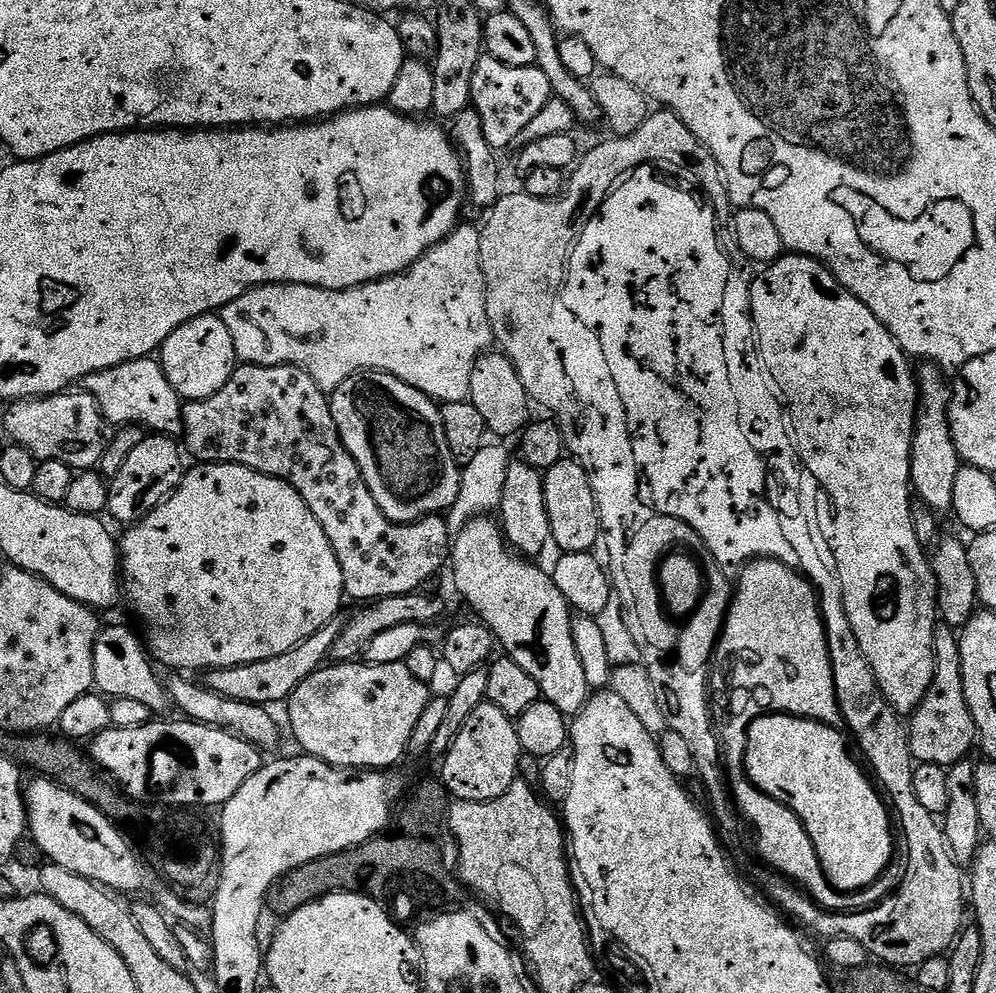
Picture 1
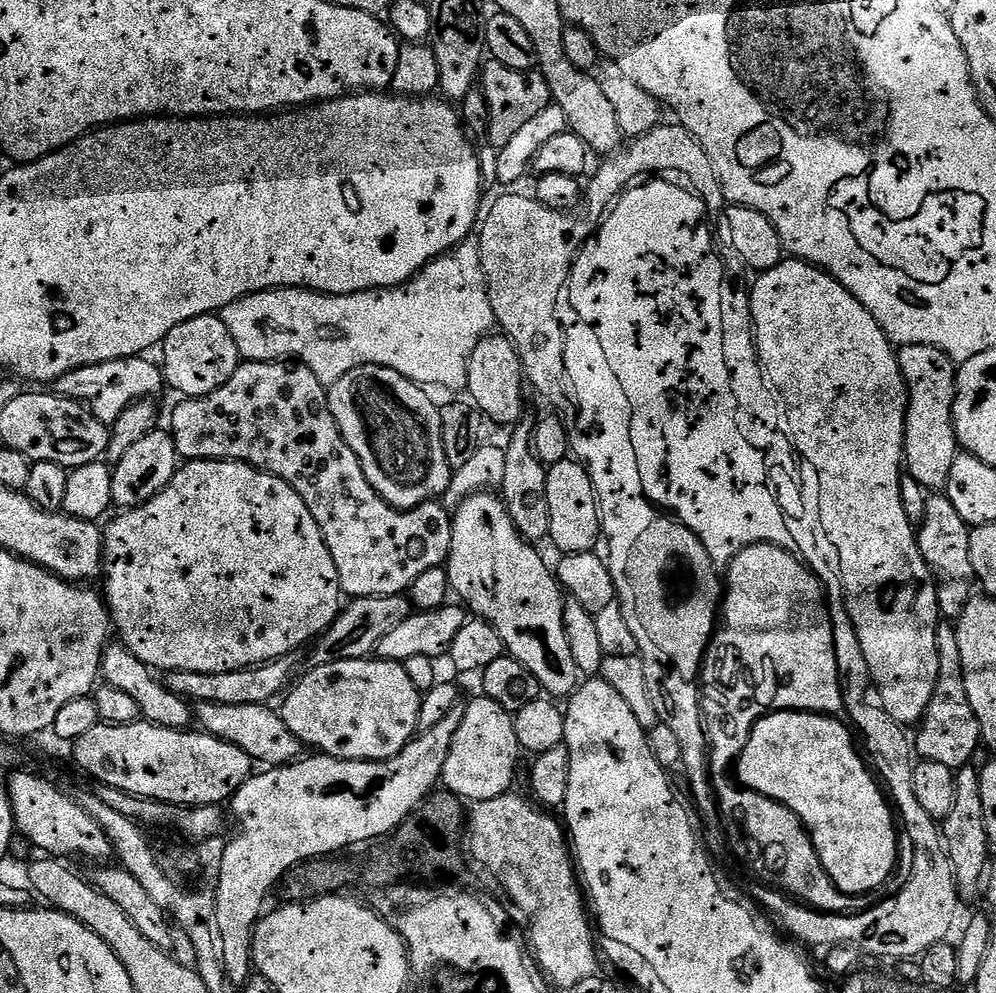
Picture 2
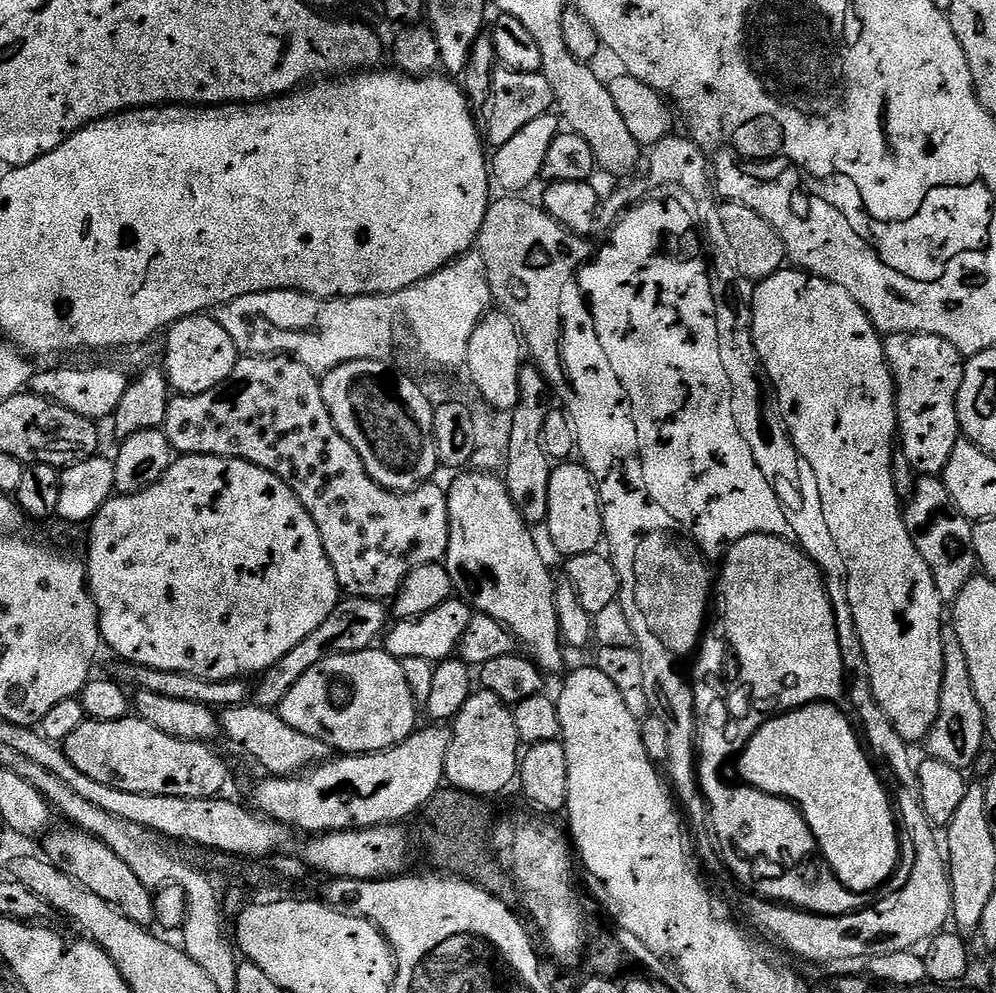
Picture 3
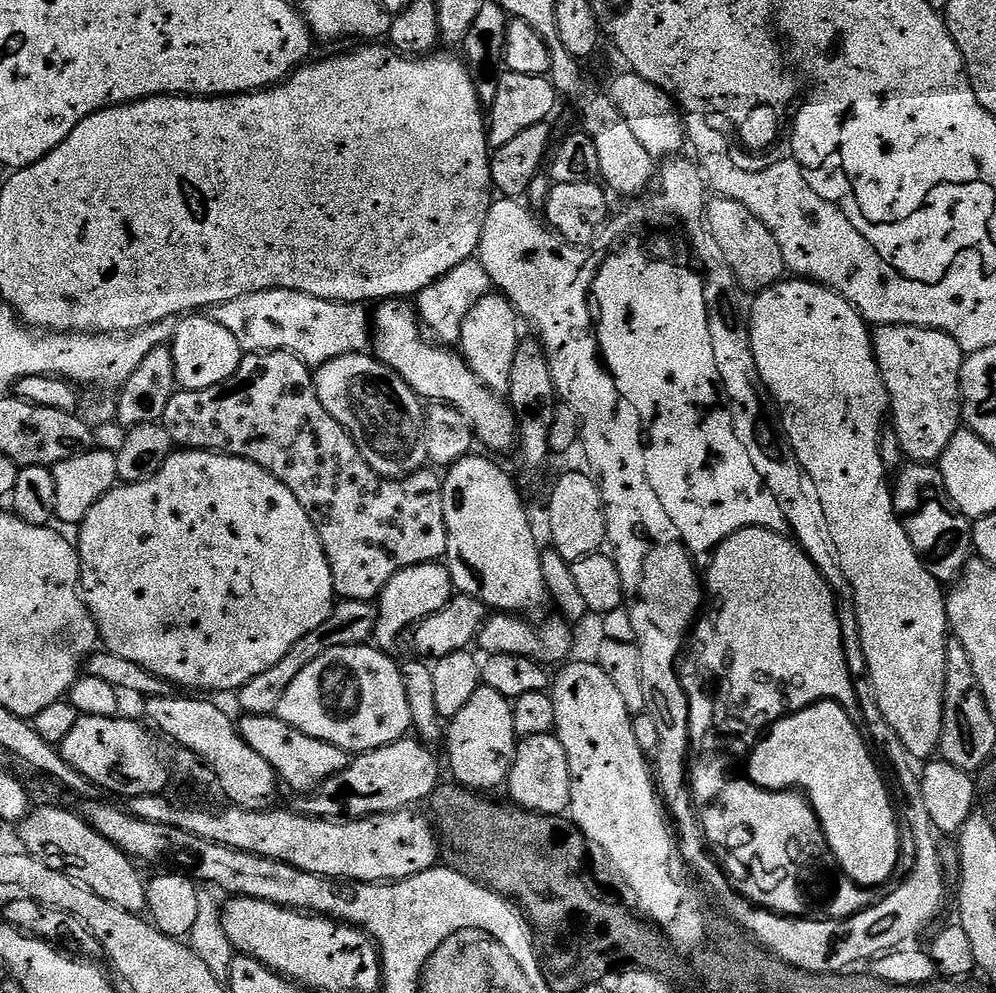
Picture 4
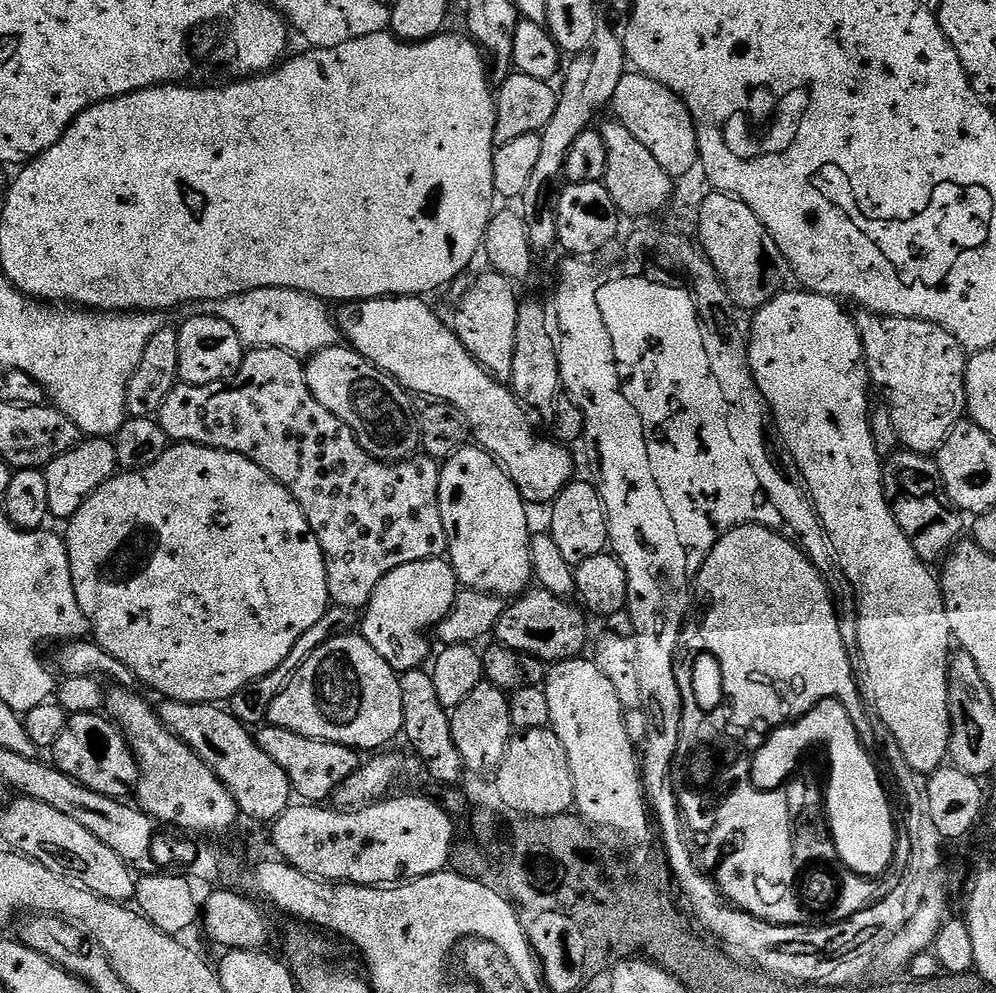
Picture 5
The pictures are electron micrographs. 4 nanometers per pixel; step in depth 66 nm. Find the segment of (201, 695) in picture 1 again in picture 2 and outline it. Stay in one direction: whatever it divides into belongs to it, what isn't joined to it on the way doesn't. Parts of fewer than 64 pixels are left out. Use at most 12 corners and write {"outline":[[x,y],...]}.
{"outline":[[197,704],[194,720],[257,765],[301,759],[300,739],[267,704]]}

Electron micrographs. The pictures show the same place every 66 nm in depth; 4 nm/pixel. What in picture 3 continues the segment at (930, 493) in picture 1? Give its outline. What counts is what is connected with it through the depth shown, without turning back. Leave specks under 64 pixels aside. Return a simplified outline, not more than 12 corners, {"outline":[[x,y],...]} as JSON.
{"outline":[[946,338],[884,340],[898,448],[940,476],[962,439],[966,357]]}

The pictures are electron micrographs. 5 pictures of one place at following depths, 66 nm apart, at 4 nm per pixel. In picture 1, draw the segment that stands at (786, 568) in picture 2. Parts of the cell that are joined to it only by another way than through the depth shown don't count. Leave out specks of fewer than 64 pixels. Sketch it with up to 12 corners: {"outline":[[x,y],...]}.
{"outline":[[740,569],[710,668],[720,740],[759,716],[840,728],[820,597]]}

